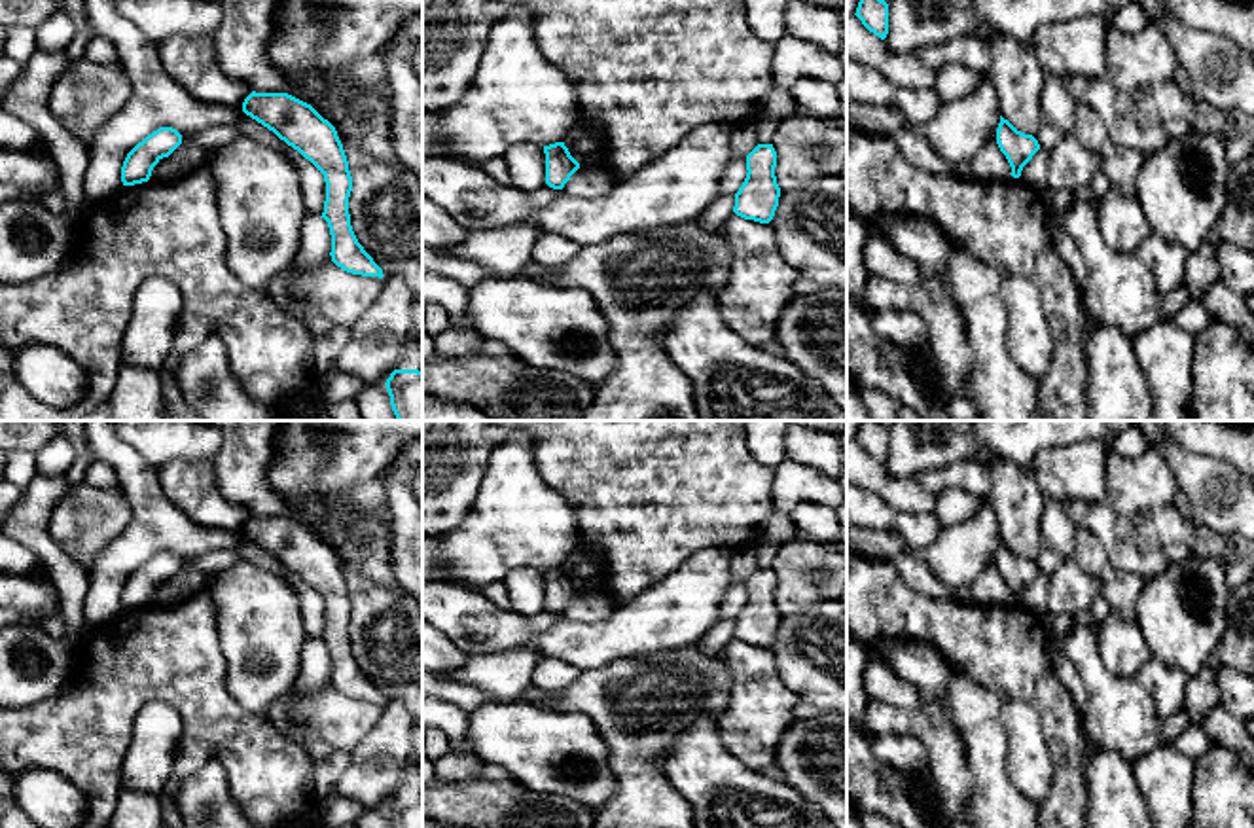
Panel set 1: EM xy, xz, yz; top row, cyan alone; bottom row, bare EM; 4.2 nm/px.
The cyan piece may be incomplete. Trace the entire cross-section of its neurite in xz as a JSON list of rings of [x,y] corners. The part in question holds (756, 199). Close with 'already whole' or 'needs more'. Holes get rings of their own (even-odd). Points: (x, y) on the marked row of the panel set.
[[[758,144],[746,155],[746,178],[735,193],[733,212],[744,220],[769,224],[779,207],[780,188],[775,176],[777,152],[773,144]]] | already whole

